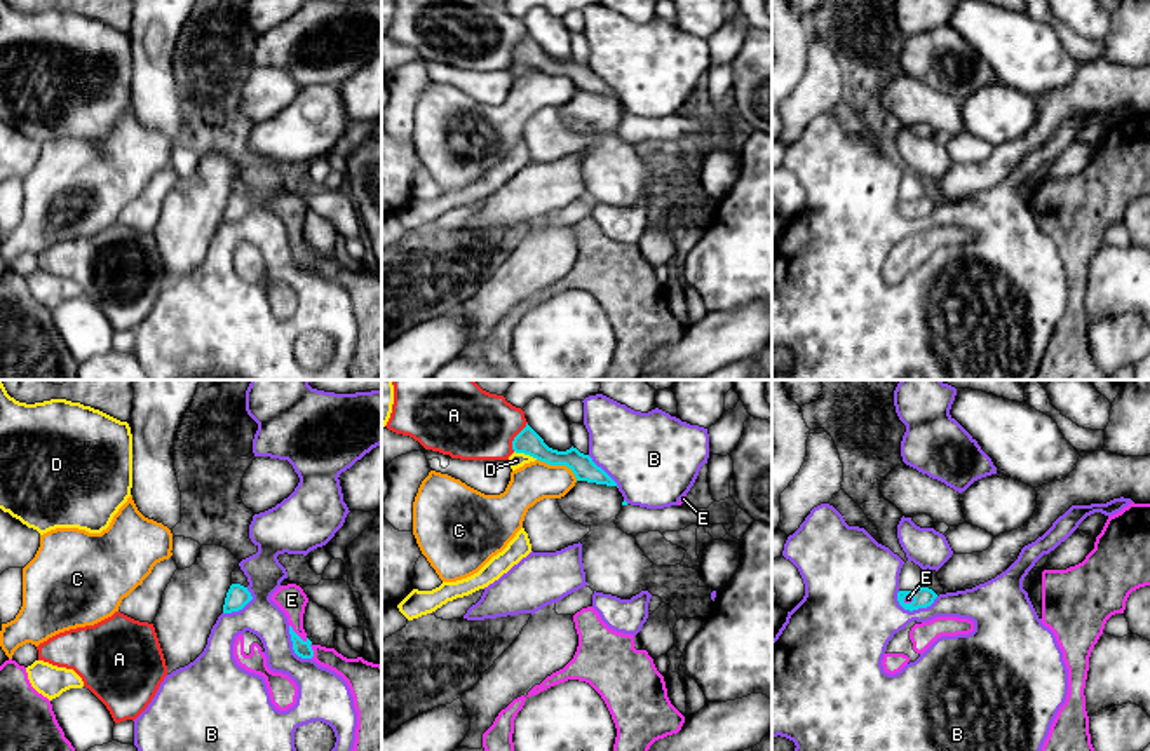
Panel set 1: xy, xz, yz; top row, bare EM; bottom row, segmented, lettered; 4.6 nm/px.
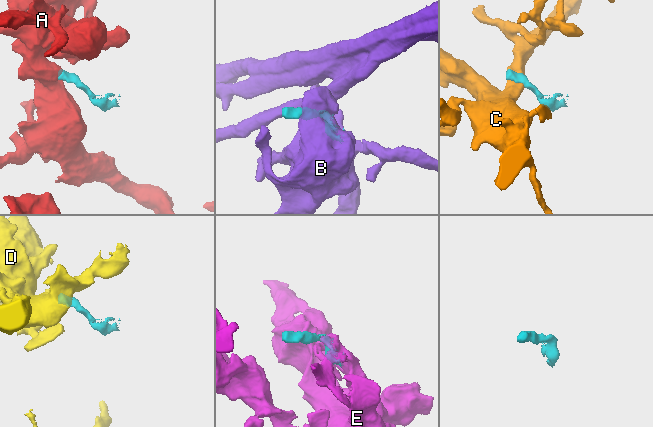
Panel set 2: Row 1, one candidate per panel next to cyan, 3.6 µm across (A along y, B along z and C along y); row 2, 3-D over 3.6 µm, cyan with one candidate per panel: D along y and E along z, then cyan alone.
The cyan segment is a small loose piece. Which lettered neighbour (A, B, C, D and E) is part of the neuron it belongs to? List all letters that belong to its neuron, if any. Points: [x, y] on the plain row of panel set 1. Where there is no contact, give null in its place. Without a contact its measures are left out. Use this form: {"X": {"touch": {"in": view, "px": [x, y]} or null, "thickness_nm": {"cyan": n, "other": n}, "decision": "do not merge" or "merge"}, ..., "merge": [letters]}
{"A": {"touch": {"in": "xz", "px": [516, 46]}, "thickness_nm": {"cyan": 110, "other": 320}, "decision": "do not merge"}, "B": {"touch": {"in": "yz", "px": [913, 218]}, "thickness_nm": {"cyan": 90, "other": 380}, "decision": "do not merge"}, "C": {"touch": {"in": "xz", "px": [558, 74]}, "thickness_nm": {"cyan": 110, "other": 180}, "decision": "do not merge"}, "D": {"touch": {"in": "xz", "px": [527, 63]}, "thickness_nm": {"cyan": 110, "other": 70}, "decision": "do not merge"}, "E": {"touch": {"in": "xy", "px": [297, 244]}, "thickness_nm": {"cyan": 80, "other": 140}, "decision": "merge"}, "merge": ["E"]}

